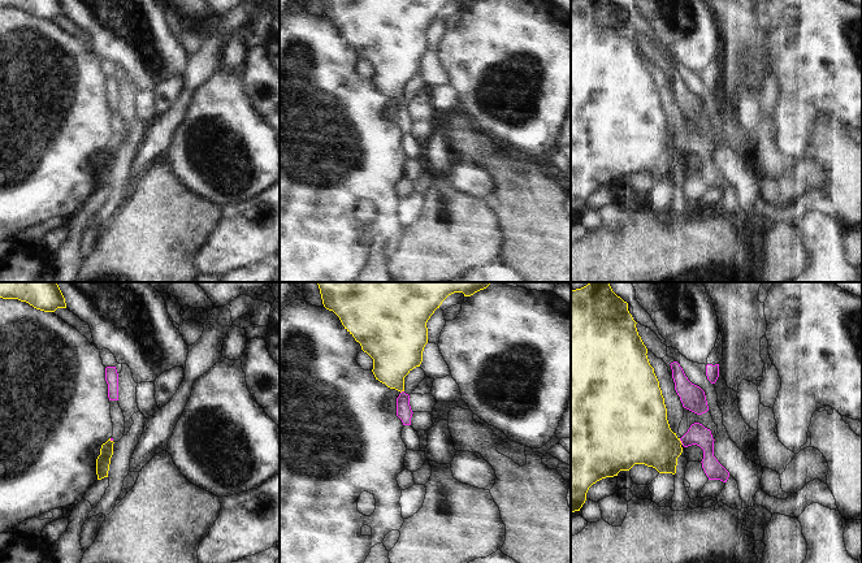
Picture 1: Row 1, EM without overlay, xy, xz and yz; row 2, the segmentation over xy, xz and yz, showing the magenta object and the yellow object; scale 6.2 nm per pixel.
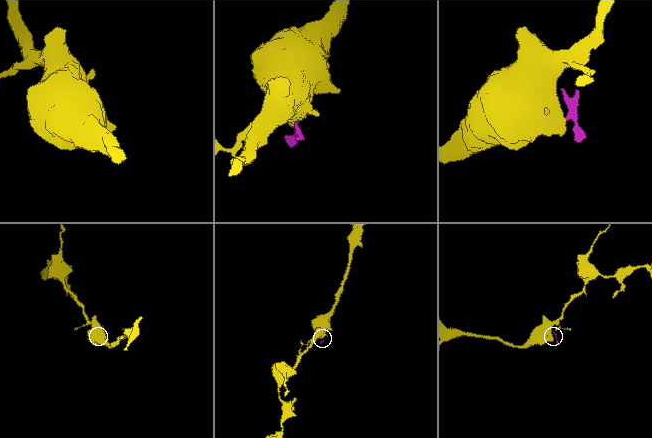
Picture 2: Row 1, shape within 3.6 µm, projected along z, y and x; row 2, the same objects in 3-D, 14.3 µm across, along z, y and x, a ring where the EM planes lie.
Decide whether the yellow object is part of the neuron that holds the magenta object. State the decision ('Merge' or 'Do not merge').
Do not merge.

